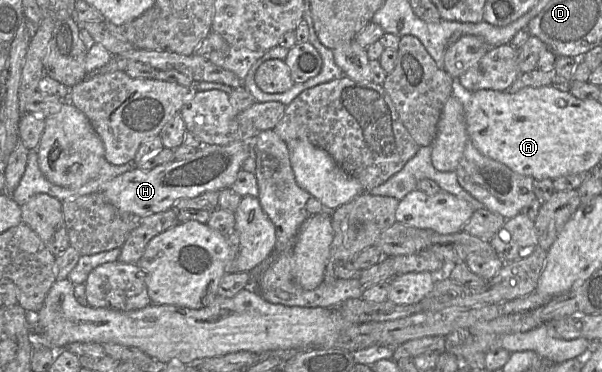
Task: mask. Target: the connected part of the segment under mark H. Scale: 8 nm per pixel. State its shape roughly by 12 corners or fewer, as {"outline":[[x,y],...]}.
{"outline":[[249,141],[135,167],[100,192],[140,217],[230,188]]}

